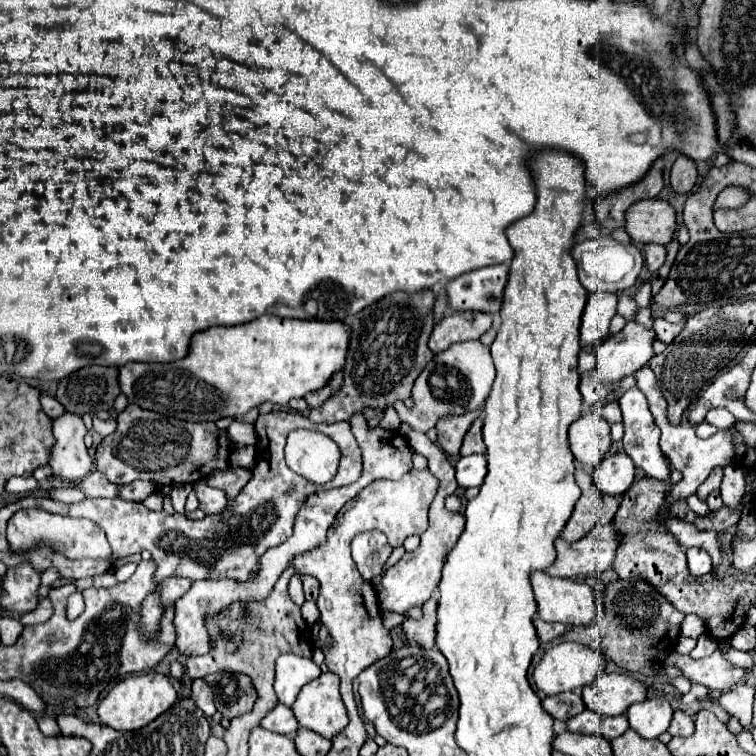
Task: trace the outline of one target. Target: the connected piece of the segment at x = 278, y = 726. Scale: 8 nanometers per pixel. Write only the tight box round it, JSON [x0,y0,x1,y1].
[262,703,300,737]

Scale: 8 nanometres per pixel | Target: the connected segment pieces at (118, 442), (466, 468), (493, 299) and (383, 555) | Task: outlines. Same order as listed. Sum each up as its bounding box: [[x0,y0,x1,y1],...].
[[94,403,234,485],[456,455,486,487],[446,263,508,313],[352,531,392,581]]

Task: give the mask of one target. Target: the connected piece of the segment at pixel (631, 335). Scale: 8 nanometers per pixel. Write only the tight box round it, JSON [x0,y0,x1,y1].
[596,321,654,383]

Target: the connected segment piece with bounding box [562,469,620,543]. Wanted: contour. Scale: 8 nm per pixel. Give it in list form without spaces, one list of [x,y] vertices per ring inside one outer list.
[[[582,469],[576,471],[576,483],[582,489],[582,497],[578,499],[578,503],[574,507],[574,513],[572,513],[570,521],[566,523],[566,527],[562,531],[562,539],[566,543],[580,541],[584,535],[588,535],[588,531],[596,523],[612,521],[616,511],[618,511],[618,505],[620,505],[618,497],[604,495],[592,483],[592,477]]]

